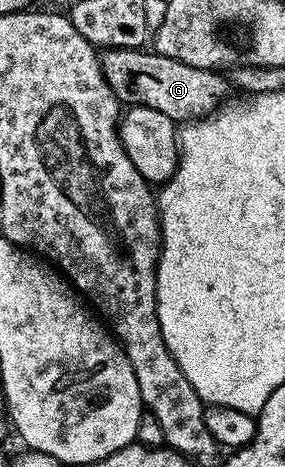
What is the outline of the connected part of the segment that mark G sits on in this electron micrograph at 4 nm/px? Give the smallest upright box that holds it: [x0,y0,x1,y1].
[100,48,232,122]

